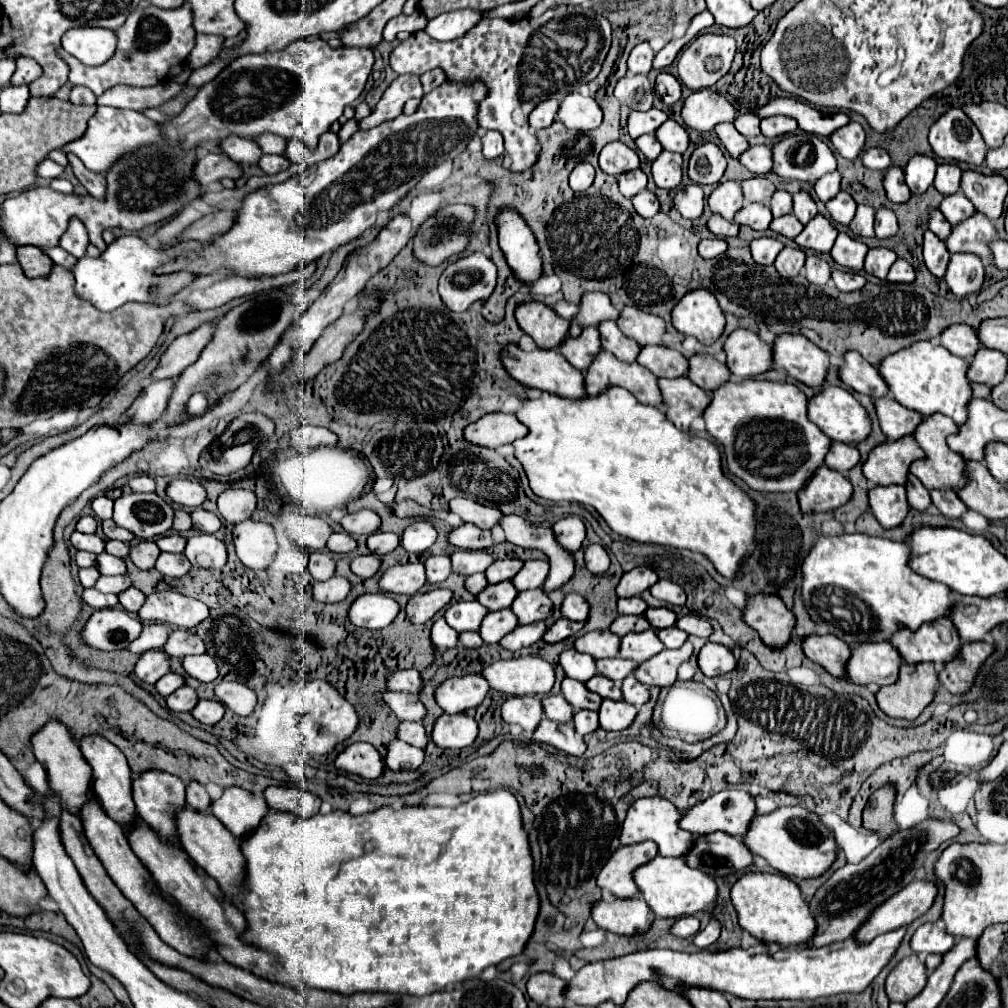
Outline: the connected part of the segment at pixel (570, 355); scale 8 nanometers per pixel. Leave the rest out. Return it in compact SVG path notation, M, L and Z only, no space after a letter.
M585 328L579 338L567 338L559 346L559 352L581 372L589 368L595 356L601 352L601 334L597 328Z

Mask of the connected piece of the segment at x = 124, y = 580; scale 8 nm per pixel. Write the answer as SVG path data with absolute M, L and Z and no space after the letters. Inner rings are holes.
M127 574L121 576L101 576L95 584L99 592L111 592L111 594L121 594L131 586L131 578Z

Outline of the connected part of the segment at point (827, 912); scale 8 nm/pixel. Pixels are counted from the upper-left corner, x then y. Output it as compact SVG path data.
M927 818L909 830L897 830L859 864L845 864L843 868L835 870L811 900L811 912L817 920L817 932L809 942L809 948L821 948L851 938L879 904L883 904L903 888L903 878L905 886L915 880L915 874L919 874L919 870L923 868L927 854L937 850L945 840L953 840L955 836L959 836L959 832L961 828L953 820L945 822L939 818Z

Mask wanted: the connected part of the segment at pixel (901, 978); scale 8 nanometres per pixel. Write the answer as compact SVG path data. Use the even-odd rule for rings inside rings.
M917 954L903 958L887 976L885 990L891 1002L909 1002L917 996L927 982L927 968Z

